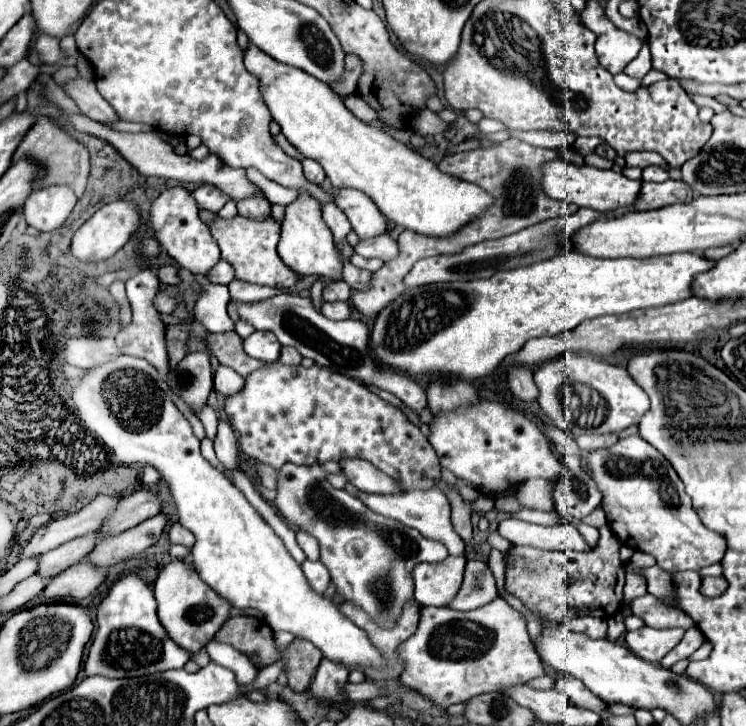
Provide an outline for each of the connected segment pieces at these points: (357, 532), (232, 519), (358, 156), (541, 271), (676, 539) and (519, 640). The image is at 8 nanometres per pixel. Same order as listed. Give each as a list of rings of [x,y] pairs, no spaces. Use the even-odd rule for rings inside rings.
[[[284,465],[278,471],[276,493],[274,505],[278,513],[318,541],[320,561],[330,571],[342,601],[358,605],[378,627],[394,627],[404,603],[414,597],[412,569],[418,563],[438,563],[448,557],[448,549],[442,543],[430,541],[416,529],[376,515],[350,493],[334,489],[320,465]]]
[[[118,355],[108,363],[88,369],[78,385],[72,389],[72,401],[84,427],[100,437],[114,451],[120,463],[130,465],[144,461],[160,471],[176,501],[180,525],[196,535],[196,543],[192,547],[192,561],[204,583],[208,583],[234,607],[260,609],[274,631],[290,631],[294,637],[314,643],[322,651],[322,655],[334,663],[342,663],[348,667],[386,667],[384,657],[370,643],[366,631],[350,623],[350,619],[340,613],[338,605],[332,599],[316,593],[308,585],[300,565],[288,555],[282,539],[268,527],[258,511],[252,509],[244,495],[202,457],[200,439],[192,433],[190,423],[172,403],[170,387],[148,361],[140,357]]]
[[[254,45],[244,51],[244,65],[258,77],[262,99],[286,139],[304,157],[322,165],[330,185],[338,189],[358,189],[370,195],[390,223],[428,237],[448,237],[492,207],[494,199],[484,189],[440,173],[434,161],[396,141],[382,127],[356,119],[344,107],[344,101],[316,77],[276,63],[276,59]]]
[[[570,251],[526,267],[498,271],[490,279],[408,287],[396,301],[380,311],[370,335],[370,345],[378,363],[406,371],[414,379],[420,379],[422,375],[432,377],[434,373],[452,373],[466,381],[474,381],[492,373],[502,359],[520,351],[528,339],[560,335],[578,327],[582,321],[600,315],[622,315],[634,309],[684,301],[692,297],[692,279],[698,273],[710,271],[714,265],[716,261],[698,253],[674,253],[650,259],[596,259]]]
[[[640,435],[624,437],[616,445],[606,447],[606,449],[588,451],[586,453],[586,471],[602,493],[600,509],[606,513],[606,521],[612,527],[612,533],[618,535],[622,545],[650,553],[658,561],[658,567],[662,567],[668,573],[680,573],[680,571],[698,573],[702,567],[722,561],[724,551],[726,551],[724,537],[702,525],[698,513],[692,509],[690,497],[686,495],[682,481],[676,475],[676,471],[672,469],[672,465],[660,455],[660,451],[656,451]]]
[[[502,597],[472,611],[422,607],[416,633],[396,653],[404,663],[400,681],[440,707],[464,703],[480,693],[500,691],[544,675],[544,665],[530,643],[524,617]]]

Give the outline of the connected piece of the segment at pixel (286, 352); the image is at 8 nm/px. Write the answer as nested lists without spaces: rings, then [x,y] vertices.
[[[282,347],[280,363],[284,363],[284,365],[300,365],[300,361],[302,361],[302,355],[300,355],[296,349],[292,349],[292,347]]]

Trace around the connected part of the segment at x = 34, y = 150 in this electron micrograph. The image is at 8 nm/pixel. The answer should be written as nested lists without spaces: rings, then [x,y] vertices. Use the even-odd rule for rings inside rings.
[[[38,117],[34,127],[28,131],[28,135],[24,137],[24,141],[20,143],[14,161],[18,161],[22,155],[36,159],[42,167],[46,167],[48,175],[40,181],[40,187],[48,187],[48,185],[56,185],[56,183],[64,183],[68,187],[74,189],[76,197],[82,197],[84,189],[86,189],[86,181],[90,175],[90,153],[88,147],[82,145],[80,141],[76,141],[72,135],[68,135],[62,127],[58,127],[54,123],[52,117]]]

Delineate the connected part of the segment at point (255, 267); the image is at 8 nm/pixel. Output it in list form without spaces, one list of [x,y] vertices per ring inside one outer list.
[[[236,215],[234,219],[216,217],[216,221],[210,225],[210,231],[218,241],[222,259],[234,265],[236,279],[254,285],[268,285],[276,289],[286,289],[292,287],[296,281],[300,281],[300,277],[292,269],[288,269],[276,253],[276,245],[280,239],[280,225],[272,217],[266,221],[254,221],[240,215]]]

